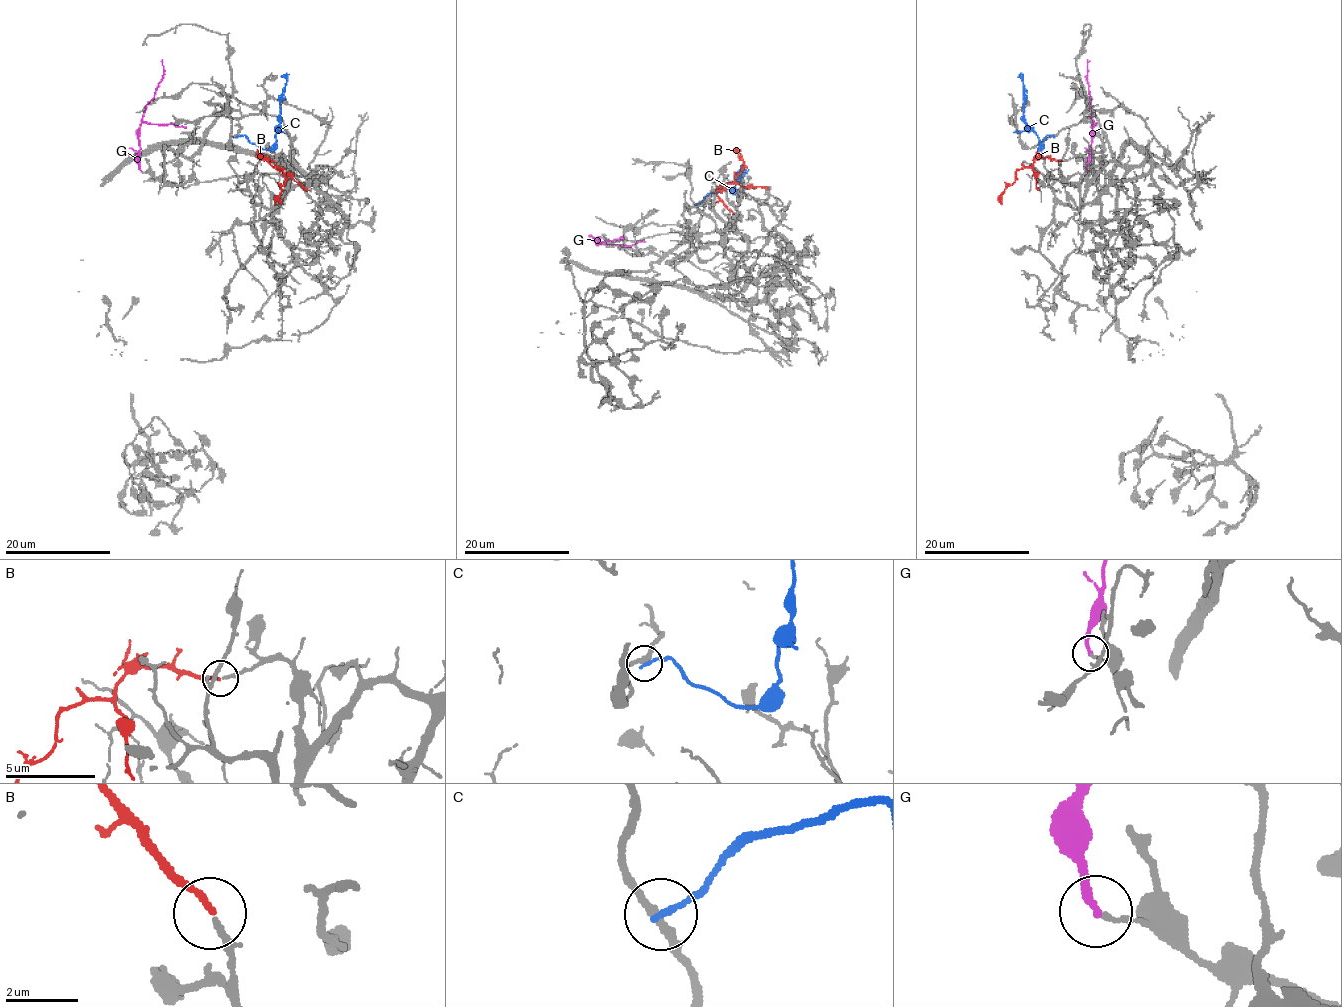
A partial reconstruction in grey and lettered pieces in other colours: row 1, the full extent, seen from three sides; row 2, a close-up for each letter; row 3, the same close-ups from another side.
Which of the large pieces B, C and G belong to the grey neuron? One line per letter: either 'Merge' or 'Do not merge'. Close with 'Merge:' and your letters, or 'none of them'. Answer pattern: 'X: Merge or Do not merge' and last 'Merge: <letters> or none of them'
B: Merge
C: Do not merge
G: Do not merge
Merge: B

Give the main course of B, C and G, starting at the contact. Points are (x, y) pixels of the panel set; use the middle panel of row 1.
B: (732, 214), (716, 192), (732, 181), (744, 165), (740, 153), (734, 152)
C: (695, 205), (710, 193), (723, 189), (735, 190), (739, 173), (745, 173), (740, 168)
G: (601, 238), (598, 243), (622, 238)

